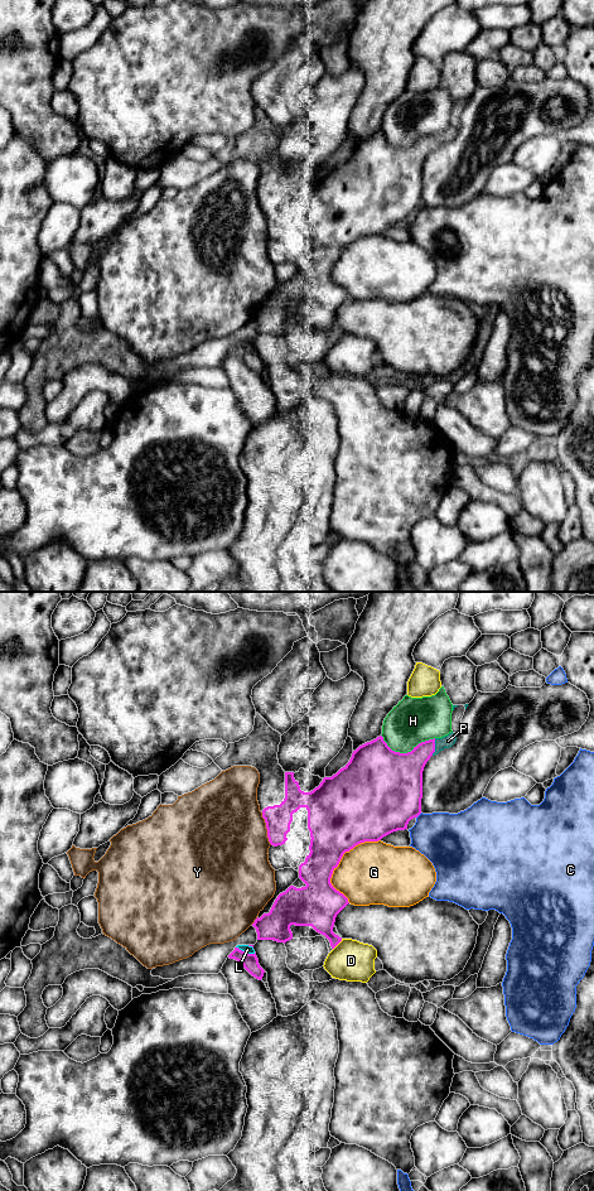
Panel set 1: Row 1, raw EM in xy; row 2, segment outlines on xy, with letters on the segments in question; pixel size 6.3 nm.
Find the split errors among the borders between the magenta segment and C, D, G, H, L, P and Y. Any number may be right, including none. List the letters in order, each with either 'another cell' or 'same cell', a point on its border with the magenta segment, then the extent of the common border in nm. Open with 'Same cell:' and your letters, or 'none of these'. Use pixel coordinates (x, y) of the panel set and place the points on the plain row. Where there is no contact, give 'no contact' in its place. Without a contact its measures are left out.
Same cell: P
C: another cell | xy (419, 208) | 50 nm
D: another cell | xy (338, 337) | 90 nm
G: another cell | xy (339, 255) | 460 nm
H: another cell | xy (407, 146) | 340 nm
L: another cell | xy (246, 347) | 130 nm
P: same cell | xy (434, 141) | 110 nm
Y: another cell | xy (266, 222) | 220 nm

